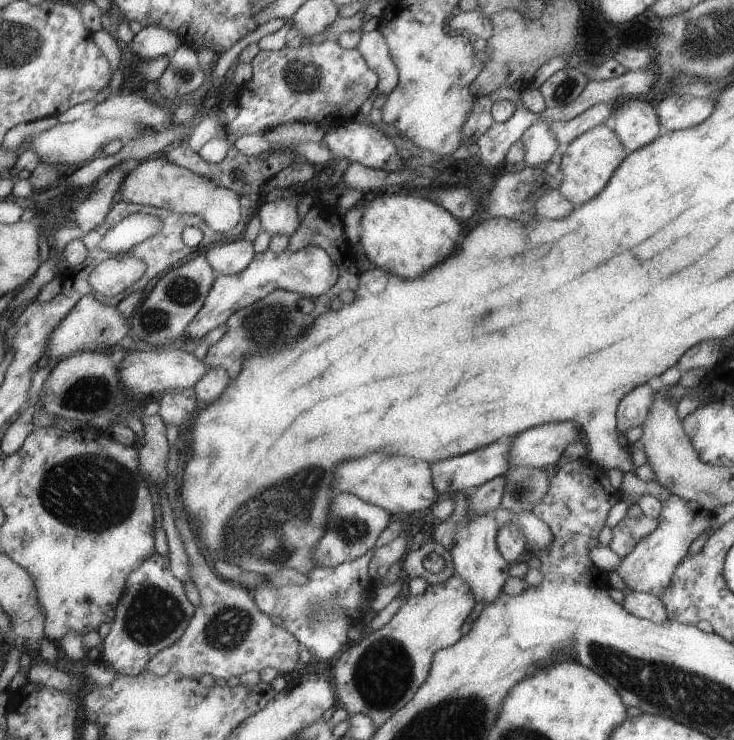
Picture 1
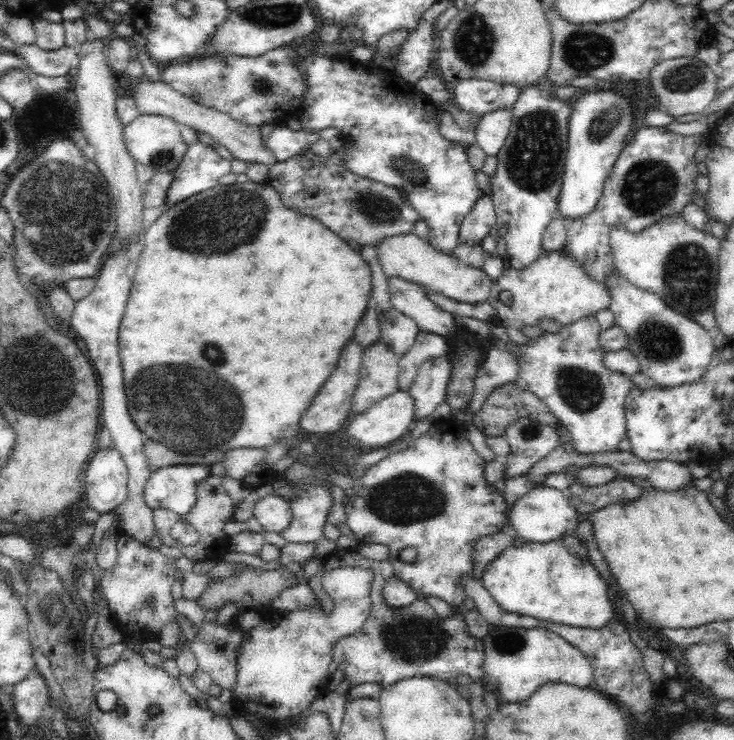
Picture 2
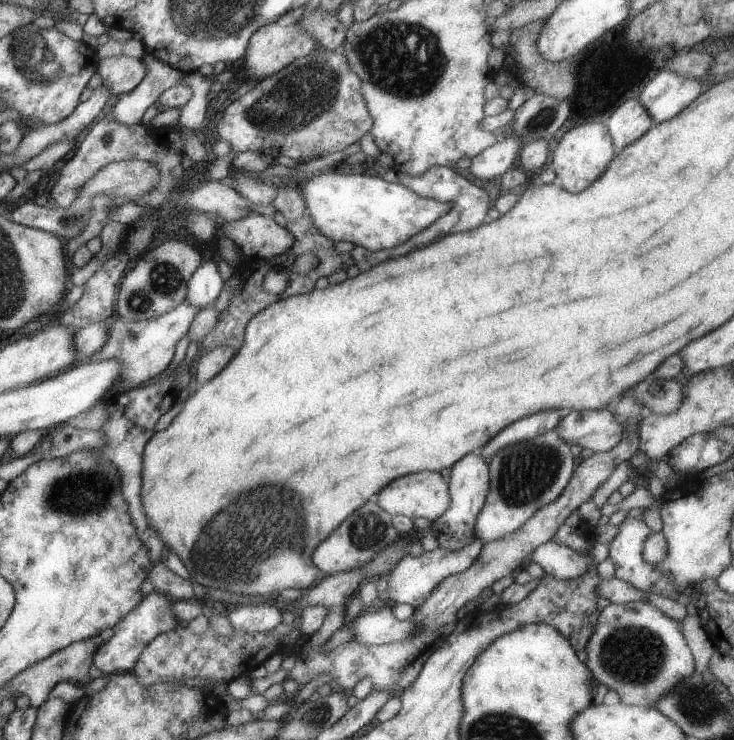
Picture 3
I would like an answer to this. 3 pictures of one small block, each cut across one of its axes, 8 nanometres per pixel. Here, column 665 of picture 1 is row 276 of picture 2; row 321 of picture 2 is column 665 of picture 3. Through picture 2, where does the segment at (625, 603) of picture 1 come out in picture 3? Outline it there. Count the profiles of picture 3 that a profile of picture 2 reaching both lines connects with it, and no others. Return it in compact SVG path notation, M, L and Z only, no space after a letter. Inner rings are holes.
M650 602L609 603L598 612L593 634L589 636L584 651L587 656L585 666L591 672L591 676L608 690L616 692L624 705L653 708L653 704L659 702L661 696L671 692L671 688L677 682L691 678L693 674L693 656L682 632L677 628L677 621L665 616Z

